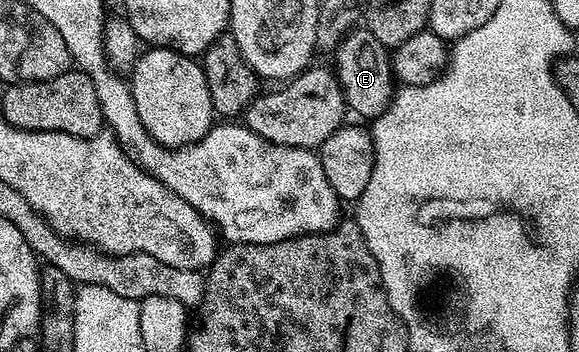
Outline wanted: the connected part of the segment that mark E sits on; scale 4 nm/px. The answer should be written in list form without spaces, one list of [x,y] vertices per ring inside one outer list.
[[[353,29],[343,36],[335,48],[337,55],[337,80],[350,112],[362,115],[365,121],[372,121],[383,114],[395,94],[395,76],[390,52],[375,37],[364,29]]]

